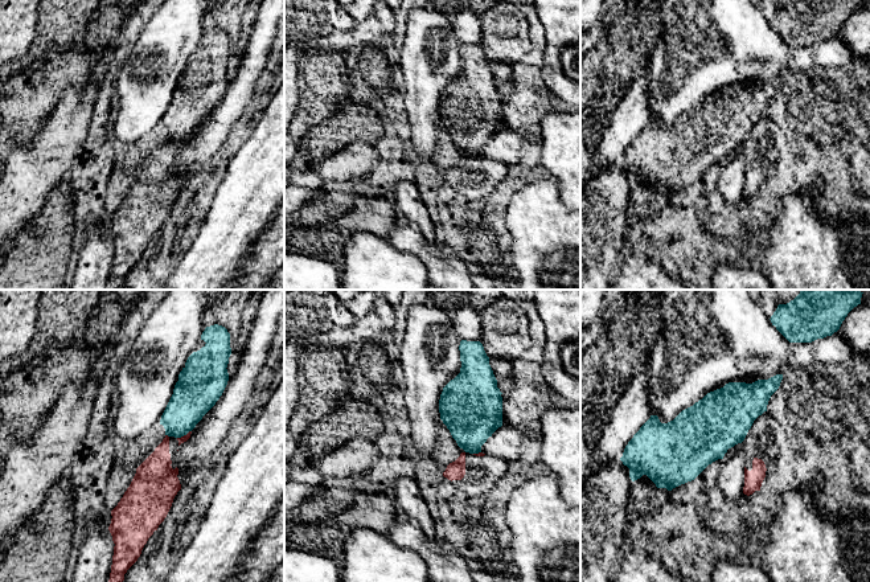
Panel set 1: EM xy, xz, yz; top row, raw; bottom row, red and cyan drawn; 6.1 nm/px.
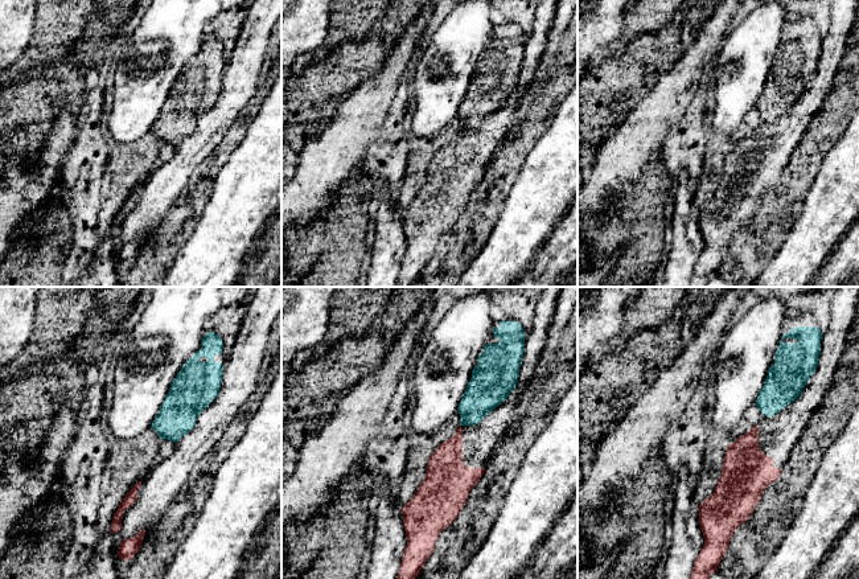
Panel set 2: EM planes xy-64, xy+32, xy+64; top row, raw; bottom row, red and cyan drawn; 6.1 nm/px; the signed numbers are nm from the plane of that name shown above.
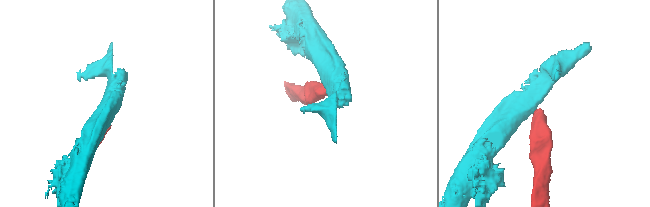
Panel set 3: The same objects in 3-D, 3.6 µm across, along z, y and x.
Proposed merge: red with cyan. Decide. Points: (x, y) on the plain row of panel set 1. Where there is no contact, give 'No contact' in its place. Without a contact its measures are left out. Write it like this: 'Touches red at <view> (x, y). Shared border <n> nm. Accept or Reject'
Touches red at xy (167, 139). Shared border 30 nm. Reject

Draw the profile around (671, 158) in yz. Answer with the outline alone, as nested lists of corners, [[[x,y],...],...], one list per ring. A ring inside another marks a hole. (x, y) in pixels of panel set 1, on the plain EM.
[[[776,78],[752,87],[729,86],[707,97],[668,127],[661,127],[657,119],[651,119],[628,146],[620,161],[629,172],[631,184],[647,179],[657,192],[668,194],[694,184],[709,168],[723,163],[729,152],[744,144],[754,124],[767,115],[768,104],[781,83],[783,78]]]

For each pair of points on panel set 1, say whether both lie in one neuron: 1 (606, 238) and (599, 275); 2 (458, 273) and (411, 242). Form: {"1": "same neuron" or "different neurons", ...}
{"1": "same neuron", "2": "same neuron"}

